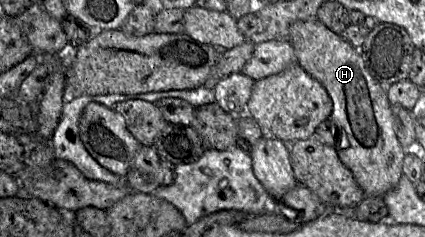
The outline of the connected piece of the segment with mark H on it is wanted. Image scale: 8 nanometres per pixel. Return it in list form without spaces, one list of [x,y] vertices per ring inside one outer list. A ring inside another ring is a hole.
[[[317,18],[294,22],[289,28],[287,40],[293,46],[296,62],[325,87],[333,101],[331,119],[338,128],[335,149],[339,159],[352,172],[365,196],[383,196],[398,184],[403,175],[402,167],[406,155],[395,133],[386,87],[368,72],[359,49],[332,32]]]

